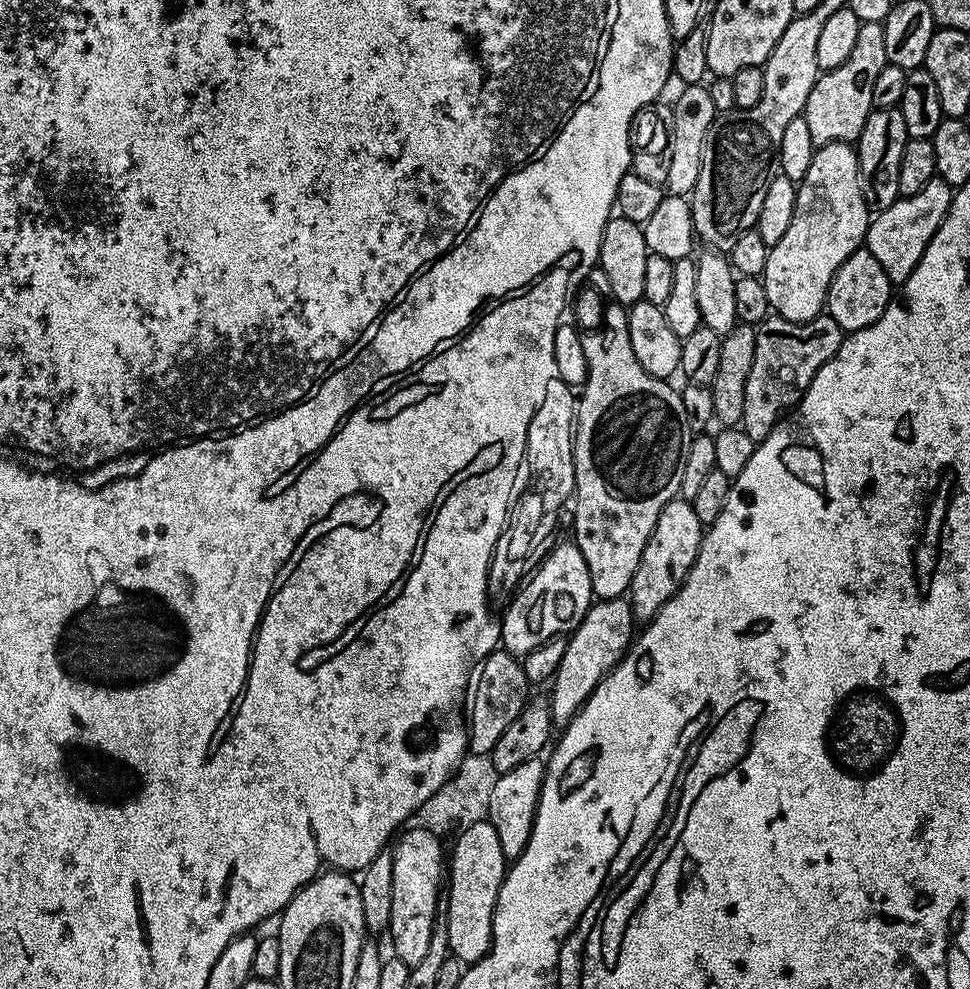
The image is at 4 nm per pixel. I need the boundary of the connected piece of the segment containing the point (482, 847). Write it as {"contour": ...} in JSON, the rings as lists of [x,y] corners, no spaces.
{"contour":[[[487,819],[465,827],[460,834],[456,845],[450,848],[450,871],[446,876],[450,898],[450,953],[461,964],[471,966],[488,955],[492,947],[492,919],[504,881],[506,861],[498,842],[498,834],[494,834],[494,826]]]}

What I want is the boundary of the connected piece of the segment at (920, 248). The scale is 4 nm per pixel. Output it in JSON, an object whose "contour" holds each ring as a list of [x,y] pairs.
{"contour":[[[937,178],[926,182],[926,186],[918,190],[918,194],[901,196],[899,200],[886,206],[886,210],[877,212],[871,217],[866,246],[870,254],[878,258],[878,266],[886,270],[886,278],[890,278],[892,285],[904,284],[906,278],[914,274],[914,266],[922,262],[922,254],[926,254],[926,246],[930,246],[938,226],[942,226],[946,218],[948,207],[952,205],[953,191],[952,185]]]}

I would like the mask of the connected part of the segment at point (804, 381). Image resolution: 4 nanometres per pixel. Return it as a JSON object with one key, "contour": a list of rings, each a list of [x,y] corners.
{"contour":[[[769,314],[762,323],[755,325],[755,329],[754,366],[750,366],[750,378],[746,378],[742,427],[752,440],[759,442],[770,435],[785,413],[795,409],[804,399],[814,374],[818,374],[818,370],[822,370],[822,366],[834,358],[846,334],[838,322],[827,314],[806,322],[790,322],[781,316]]]}

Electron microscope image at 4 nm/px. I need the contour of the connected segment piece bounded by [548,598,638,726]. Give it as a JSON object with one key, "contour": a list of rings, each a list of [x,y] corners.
{"contour":[[[627,599],[596,600],[586,610],[586,618],[568,636],[566,654],[558,662],[558,670],[550,681],[552,692],[548,696],[548,705],[552,723],[566,726],[580,713],[580,708],[594,694],[594,690],[610,674],[634,639],[638,621],[632,613],[632,605]]]}

